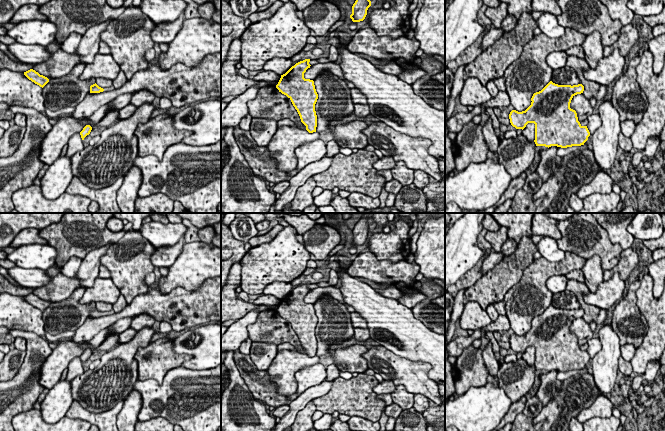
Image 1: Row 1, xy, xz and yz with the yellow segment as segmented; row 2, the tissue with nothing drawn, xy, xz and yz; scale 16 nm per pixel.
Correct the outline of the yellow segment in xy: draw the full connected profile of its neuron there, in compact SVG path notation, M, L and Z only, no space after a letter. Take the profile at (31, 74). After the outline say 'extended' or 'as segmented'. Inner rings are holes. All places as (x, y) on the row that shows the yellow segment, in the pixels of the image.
M30 69L26 72L24 72L24 75L31 80L32 82L34 82L35 84L39 85L40 87L44 87L48 82L49 79L43 75L40 75L38 72L36 72L33 69Z | as segmented

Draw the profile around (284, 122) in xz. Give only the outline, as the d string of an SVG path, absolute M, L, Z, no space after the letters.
M282 119L277 122L277 129L282 127L282 126L290 126L290 127L297 127L299 129L306 130L306 126L303 124L302 126L298 126L295 124L295 122L291 121L290 119Z

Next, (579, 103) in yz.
M582 93L573 96L570 108L576 111L580 123L593 114L593 107L590 104L590 100L588 100Z

